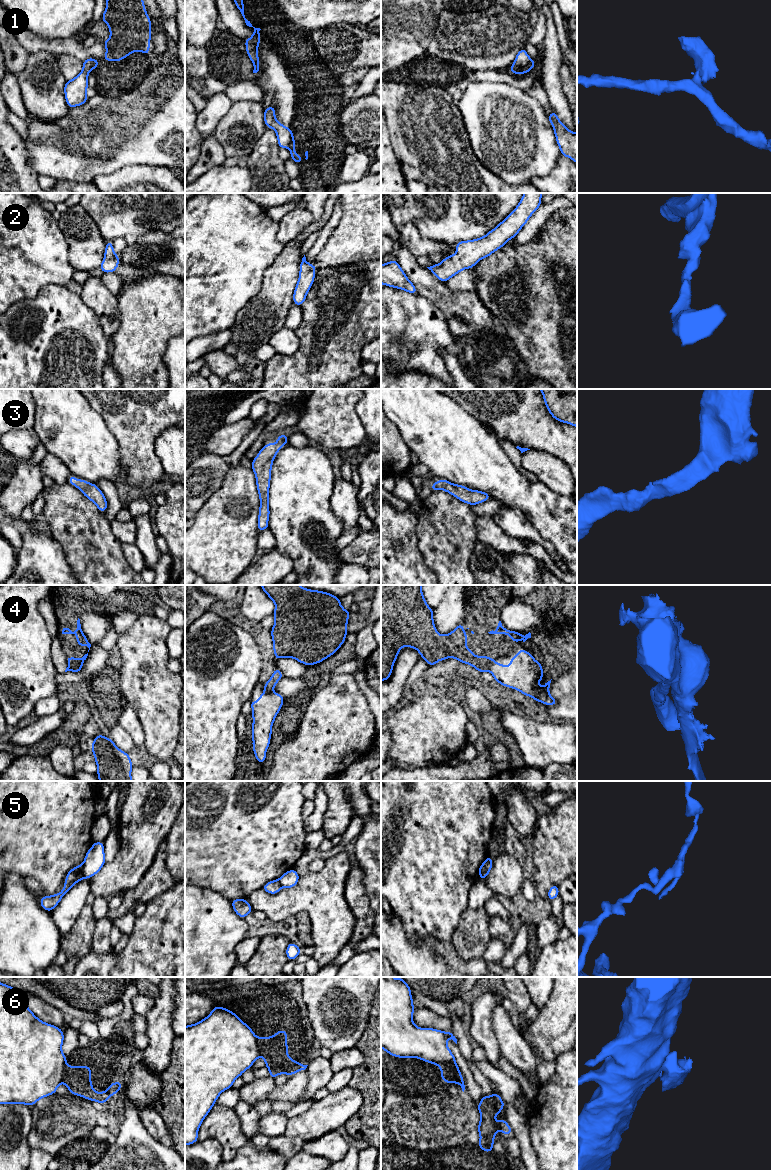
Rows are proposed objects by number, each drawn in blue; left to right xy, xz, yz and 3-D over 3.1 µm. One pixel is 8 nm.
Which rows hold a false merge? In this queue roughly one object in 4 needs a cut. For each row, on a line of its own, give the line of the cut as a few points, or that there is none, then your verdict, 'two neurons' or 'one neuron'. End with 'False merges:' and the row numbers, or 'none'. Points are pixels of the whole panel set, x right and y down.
1: xz (293, 137), (287, 147) | two neurons
2: no cut | one neuron
3: no cut | one neuron
4: no cut | one neuron
5: xy (83, 864), (82, 877) | two neurons
6: yz (437, 1064), (447, 1066), (456, 1082) | two neurons
False merges: 1, 5, 6

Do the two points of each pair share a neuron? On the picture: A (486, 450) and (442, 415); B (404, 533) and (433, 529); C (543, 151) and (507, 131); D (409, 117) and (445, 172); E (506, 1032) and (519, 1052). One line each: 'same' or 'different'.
A: same
B: different
C: same
D: same
E: same

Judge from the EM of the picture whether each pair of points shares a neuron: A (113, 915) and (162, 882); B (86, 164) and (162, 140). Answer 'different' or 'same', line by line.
A: same
B: same

